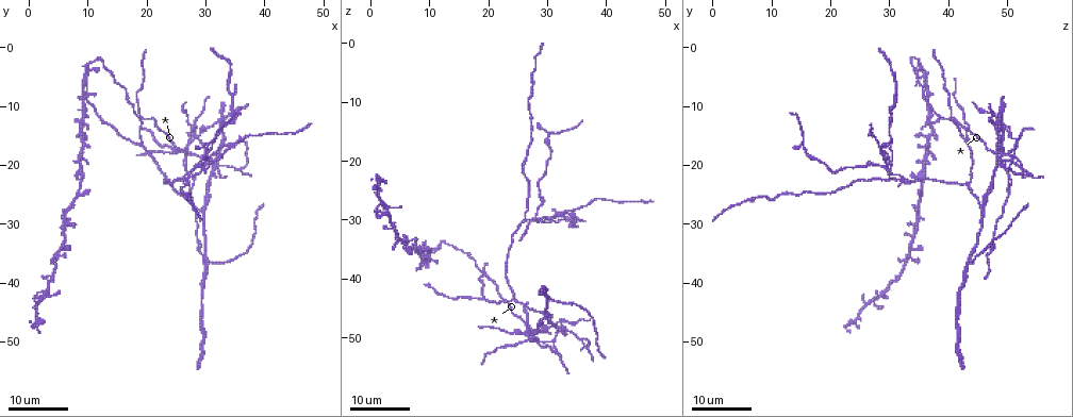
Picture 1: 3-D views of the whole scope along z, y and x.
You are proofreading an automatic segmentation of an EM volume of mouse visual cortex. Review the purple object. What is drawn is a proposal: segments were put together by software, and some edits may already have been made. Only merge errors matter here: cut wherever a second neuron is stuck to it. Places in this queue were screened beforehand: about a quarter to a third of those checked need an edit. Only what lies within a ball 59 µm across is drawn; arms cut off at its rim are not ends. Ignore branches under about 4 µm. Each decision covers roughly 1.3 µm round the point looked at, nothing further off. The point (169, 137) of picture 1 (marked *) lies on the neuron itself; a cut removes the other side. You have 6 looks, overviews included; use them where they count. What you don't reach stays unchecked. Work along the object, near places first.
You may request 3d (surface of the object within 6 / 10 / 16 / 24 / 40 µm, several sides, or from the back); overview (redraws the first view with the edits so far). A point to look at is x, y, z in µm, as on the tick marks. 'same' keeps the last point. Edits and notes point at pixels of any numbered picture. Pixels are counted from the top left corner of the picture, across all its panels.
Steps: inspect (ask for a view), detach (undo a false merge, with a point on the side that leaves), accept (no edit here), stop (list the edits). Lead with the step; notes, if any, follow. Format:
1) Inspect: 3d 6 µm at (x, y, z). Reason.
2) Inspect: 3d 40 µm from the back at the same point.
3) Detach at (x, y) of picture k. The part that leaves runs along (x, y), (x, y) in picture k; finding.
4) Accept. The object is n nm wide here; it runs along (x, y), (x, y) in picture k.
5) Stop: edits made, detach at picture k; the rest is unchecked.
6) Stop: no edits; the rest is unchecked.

Inspect: 3d 24 µm at (26.5, 18.5, 49.0). Looks like a crossing.

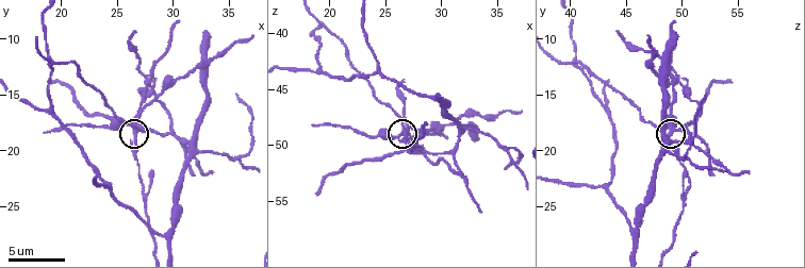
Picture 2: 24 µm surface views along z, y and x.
Inspect: 3d 6 µm at (26.4, 18.4, 49.0).

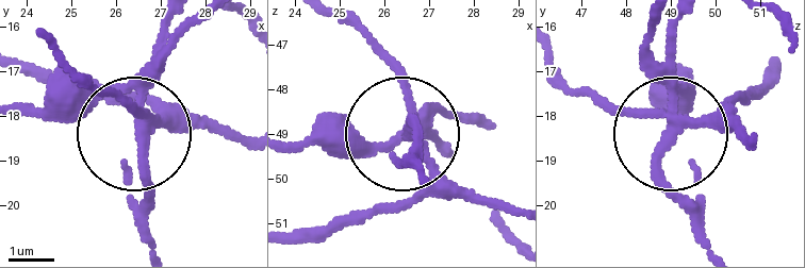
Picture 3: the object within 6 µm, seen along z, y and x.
Detach at (83, 110) of picture 3. The object is 210 nm wide here; a second neuron is stuck on.

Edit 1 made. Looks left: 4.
Inspect: overview.

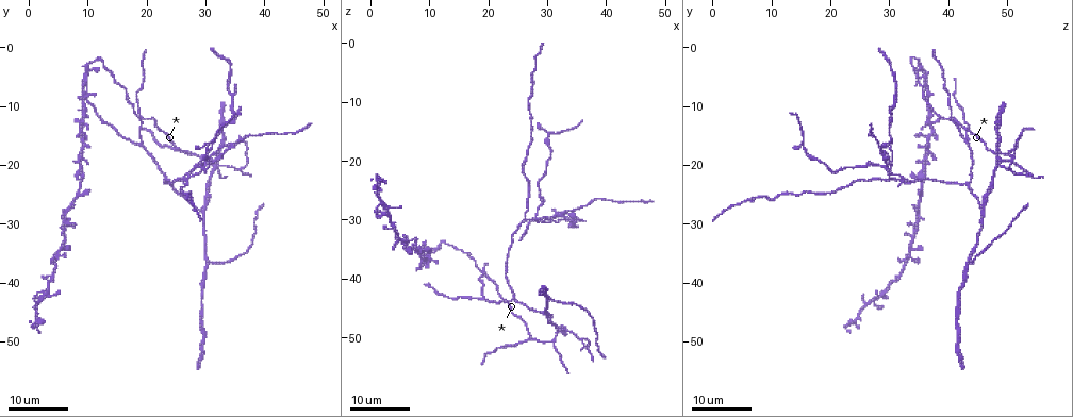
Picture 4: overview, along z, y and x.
Inspect: 3d 24 µm at (19.0, 16.0, 43.0). Three-way junction.

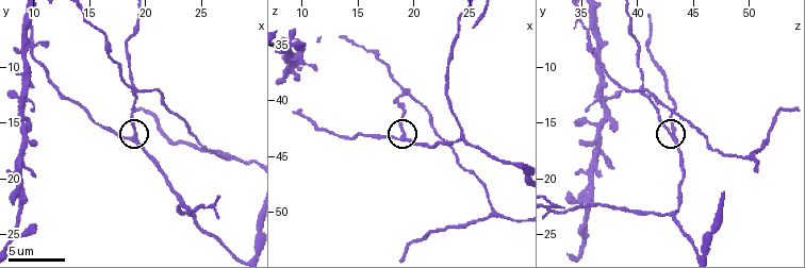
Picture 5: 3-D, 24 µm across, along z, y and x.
Inspect: 3d 10 µm at (18.8, 16.4, 43.2).

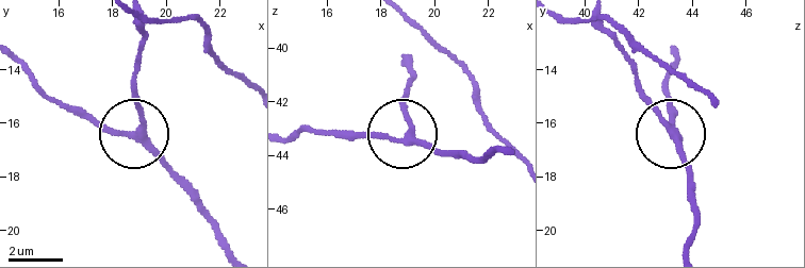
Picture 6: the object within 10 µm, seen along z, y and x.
Accept. The object is 220 nm wide here; it runs along (228, 247), (210, 212), (141, 144), (61, 110) in picture 6; one neuron here.

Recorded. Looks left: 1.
Inspect: 3d 10 µm at (24.2, 23.4, 42.8). Branch point.

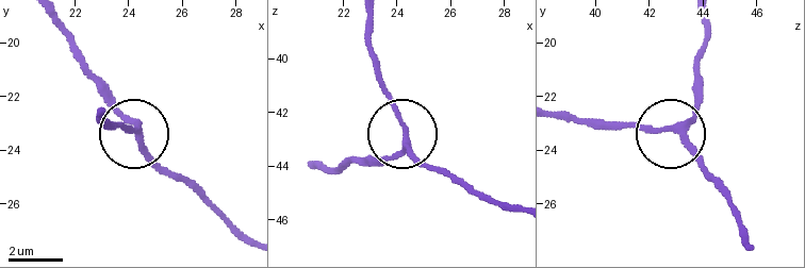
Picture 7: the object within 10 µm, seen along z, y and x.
Accept. 3 arms meet here; it runs along (250, 244), (141, 141), (101, 88) in picture 7; one neuron here.

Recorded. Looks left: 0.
Stop: edits made, detach at picture 3; the rest is unchecked.

